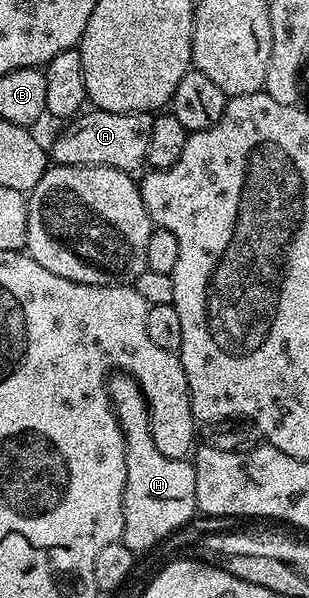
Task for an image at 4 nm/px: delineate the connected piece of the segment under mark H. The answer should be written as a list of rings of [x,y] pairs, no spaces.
[[[115,373],[107,380],[107,393],[119,419],[125,441],[125,493],[123,494],[123,538],[127,548],[136,553],[147,551],[162,539],[179,531],[191,518],[196,518],[197,477],[195,464],[187,459],[165,457],[157,449],[151,432],[151,408],[139,387],[138,379]]]

